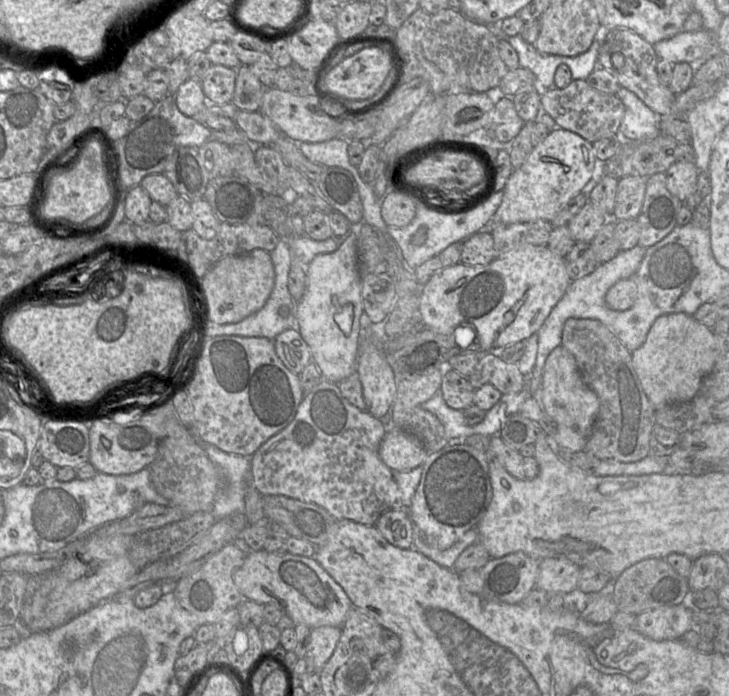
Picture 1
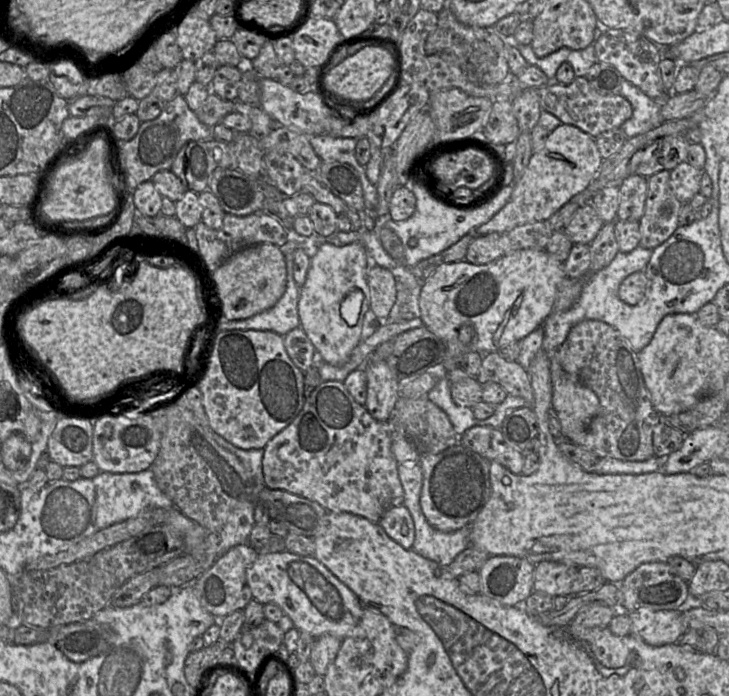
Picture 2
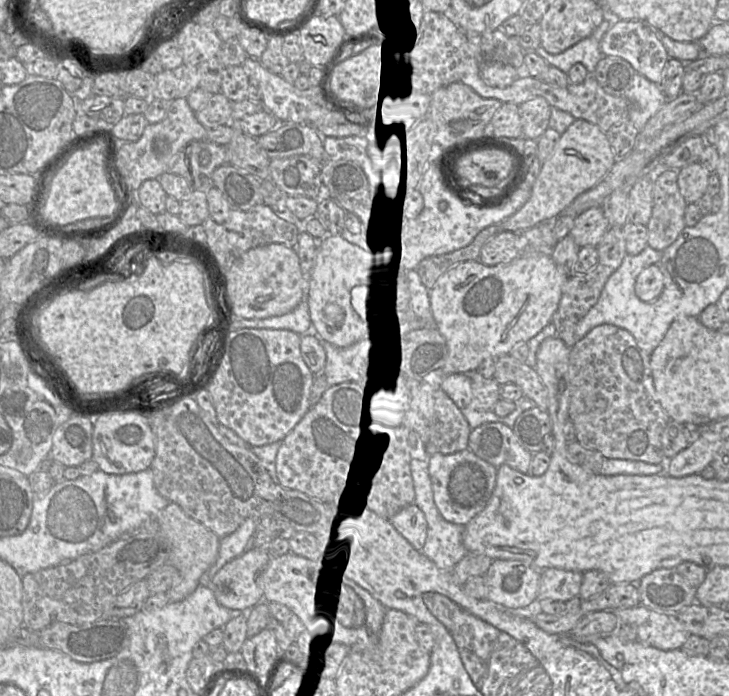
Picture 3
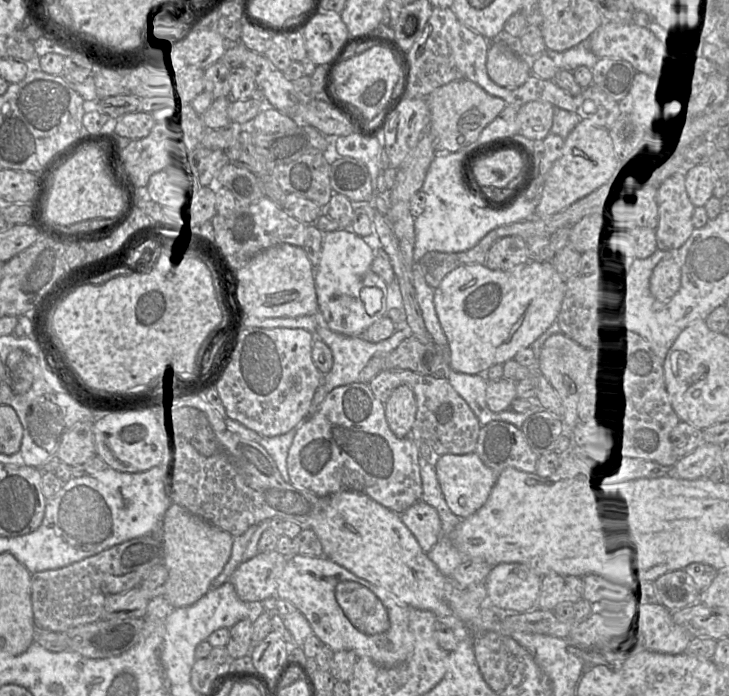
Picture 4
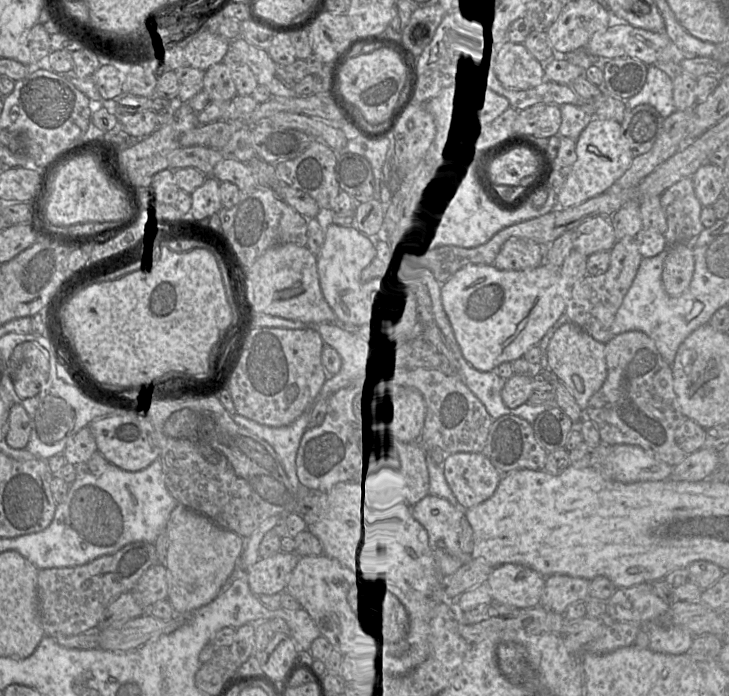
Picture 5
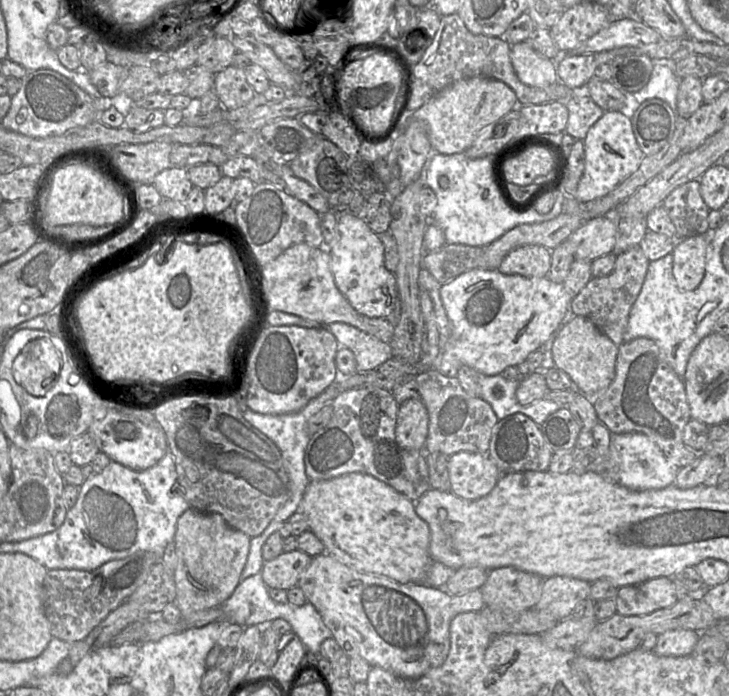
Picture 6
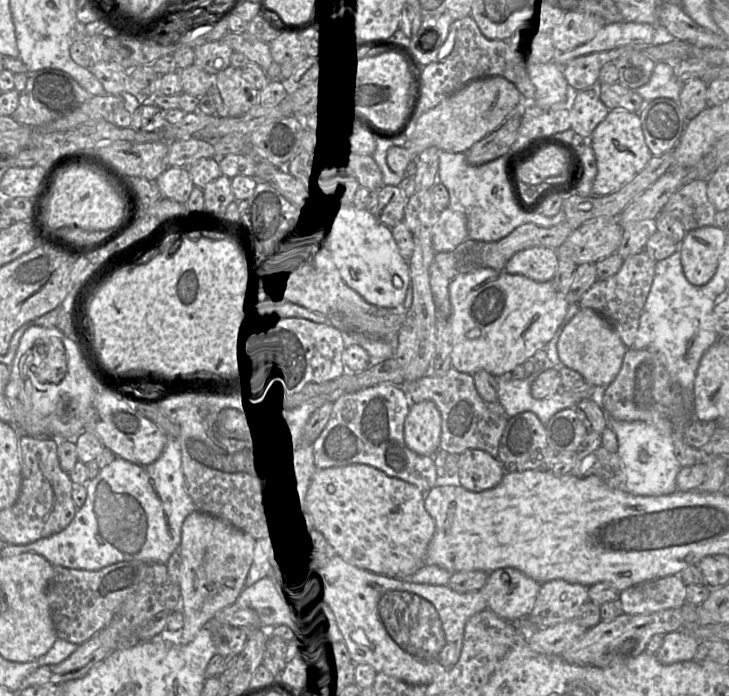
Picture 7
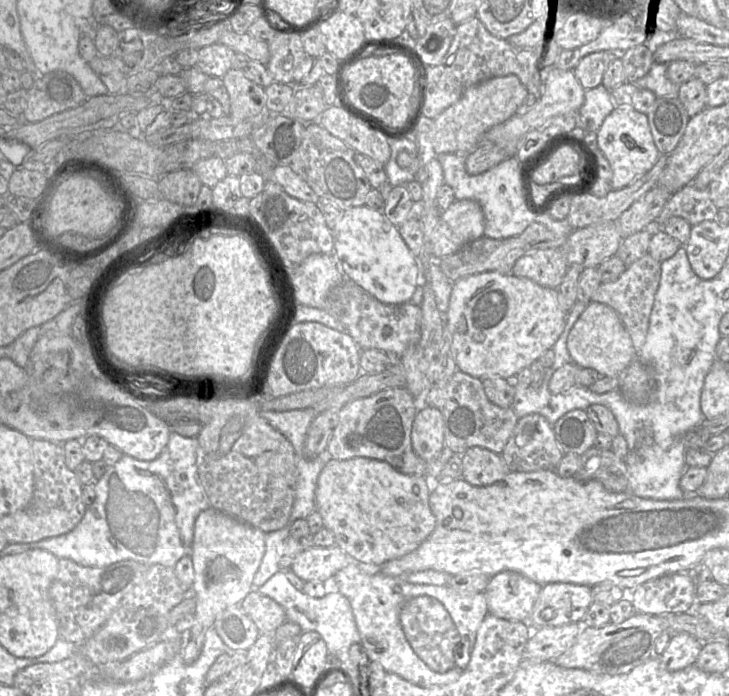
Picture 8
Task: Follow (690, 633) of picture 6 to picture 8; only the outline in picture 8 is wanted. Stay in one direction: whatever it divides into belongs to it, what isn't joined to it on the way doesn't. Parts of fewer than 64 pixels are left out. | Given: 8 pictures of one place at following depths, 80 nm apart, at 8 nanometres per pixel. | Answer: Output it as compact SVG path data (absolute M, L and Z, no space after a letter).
M672 634L659 660L668 671L680 671L695 665L702 648L703 643L690 635Z

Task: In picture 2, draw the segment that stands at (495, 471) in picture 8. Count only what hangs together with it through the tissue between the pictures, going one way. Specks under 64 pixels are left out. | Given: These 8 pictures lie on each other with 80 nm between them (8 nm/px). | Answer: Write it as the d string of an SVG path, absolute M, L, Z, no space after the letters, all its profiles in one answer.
M460 442L440 453L422 455L420 507L432 527L450 533L471 526L492 494L490 463Z

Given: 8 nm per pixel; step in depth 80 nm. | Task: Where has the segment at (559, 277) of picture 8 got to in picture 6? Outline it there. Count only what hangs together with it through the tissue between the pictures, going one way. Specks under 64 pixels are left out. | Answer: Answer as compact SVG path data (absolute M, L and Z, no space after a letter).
M526 245L512 250L498 270L505 275L531 278L547 277L551 267L551 250L540 245Z

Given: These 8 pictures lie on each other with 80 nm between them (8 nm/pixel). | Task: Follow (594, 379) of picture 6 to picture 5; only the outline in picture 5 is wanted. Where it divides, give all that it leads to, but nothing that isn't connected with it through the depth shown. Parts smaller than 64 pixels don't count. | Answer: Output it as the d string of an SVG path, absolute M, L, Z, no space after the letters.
M567 322L554 333L548 344L547 365L584 411L590 398L600 390L607 377L605 344Z

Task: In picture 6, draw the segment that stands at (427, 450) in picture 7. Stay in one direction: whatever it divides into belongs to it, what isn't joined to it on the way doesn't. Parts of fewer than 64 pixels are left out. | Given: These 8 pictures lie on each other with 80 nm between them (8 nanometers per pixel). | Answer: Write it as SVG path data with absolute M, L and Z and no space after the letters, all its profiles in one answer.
M408 399L399 405L395 436L404 448L425 451L429 431L429 413L420 399Z

